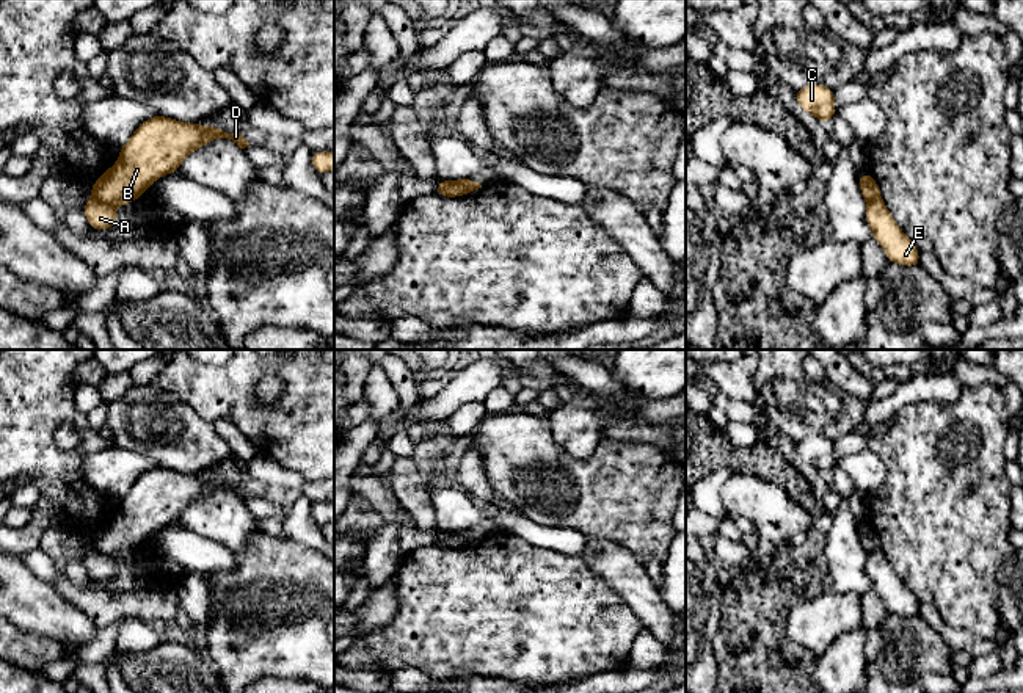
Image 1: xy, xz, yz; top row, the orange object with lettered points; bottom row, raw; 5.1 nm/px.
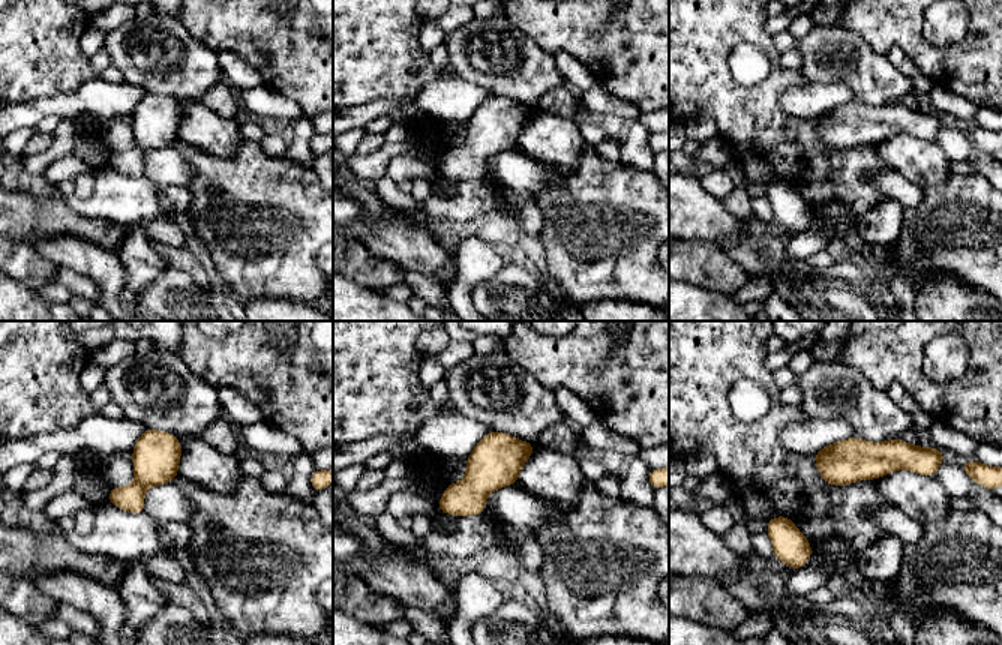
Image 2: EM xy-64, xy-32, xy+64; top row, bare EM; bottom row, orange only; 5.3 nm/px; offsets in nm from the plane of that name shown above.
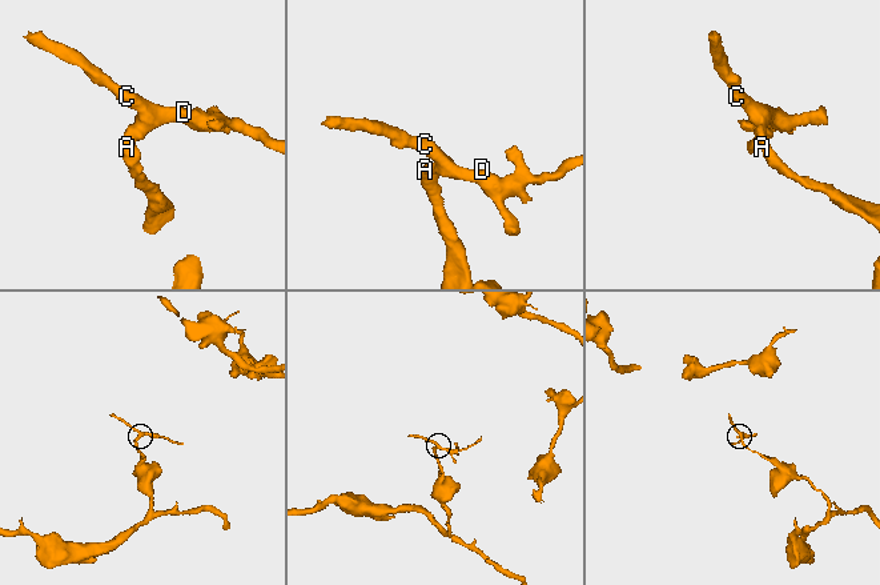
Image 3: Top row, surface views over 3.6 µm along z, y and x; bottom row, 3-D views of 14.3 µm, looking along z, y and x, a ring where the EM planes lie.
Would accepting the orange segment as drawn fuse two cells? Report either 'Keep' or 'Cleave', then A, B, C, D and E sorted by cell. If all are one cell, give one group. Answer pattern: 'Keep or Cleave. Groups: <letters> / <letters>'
Cleave. Groups: A E / B C D

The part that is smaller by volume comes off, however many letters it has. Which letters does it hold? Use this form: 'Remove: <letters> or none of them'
Remove: B, C, D

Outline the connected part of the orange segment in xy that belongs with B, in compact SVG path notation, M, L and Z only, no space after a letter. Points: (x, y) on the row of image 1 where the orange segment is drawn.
M152 116L119 147L118 161L93 183L91 196L110 205L135 202L157 179L177 172L188 154L220 138L249 146L242 133Z

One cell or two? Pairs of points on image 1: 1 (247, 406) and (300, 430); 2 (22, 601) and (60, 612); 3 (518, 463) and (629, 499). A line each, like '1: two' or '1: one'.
1: one
2: one
3: one

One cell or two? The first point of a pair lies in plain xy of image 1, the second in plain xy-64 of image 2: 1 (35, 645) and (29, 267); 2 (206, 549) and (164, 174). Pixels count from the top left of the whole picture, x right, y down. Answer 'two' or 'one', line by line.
1: one
2: one

